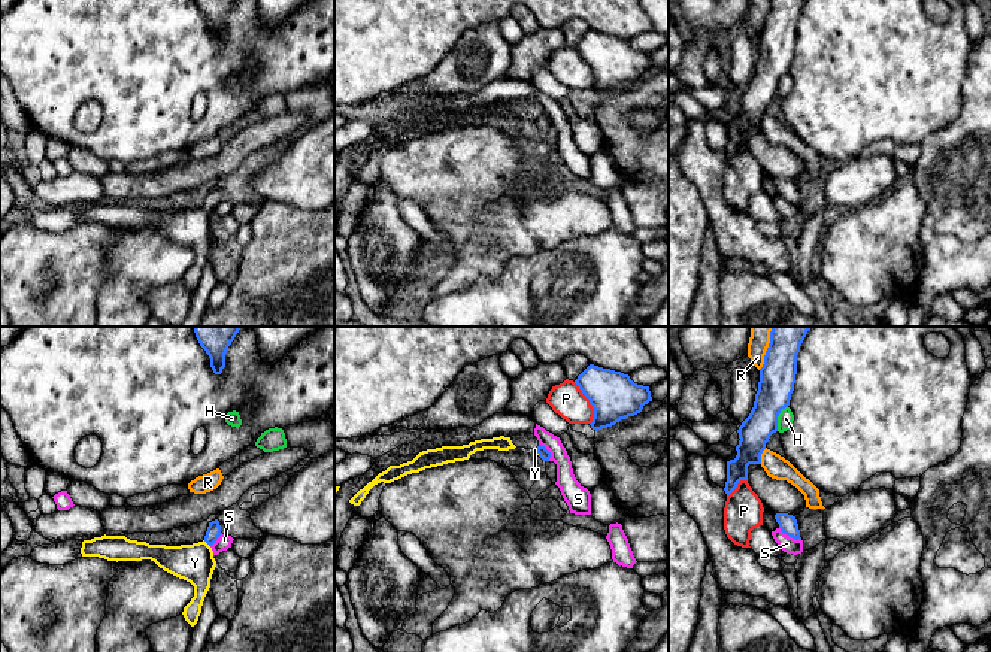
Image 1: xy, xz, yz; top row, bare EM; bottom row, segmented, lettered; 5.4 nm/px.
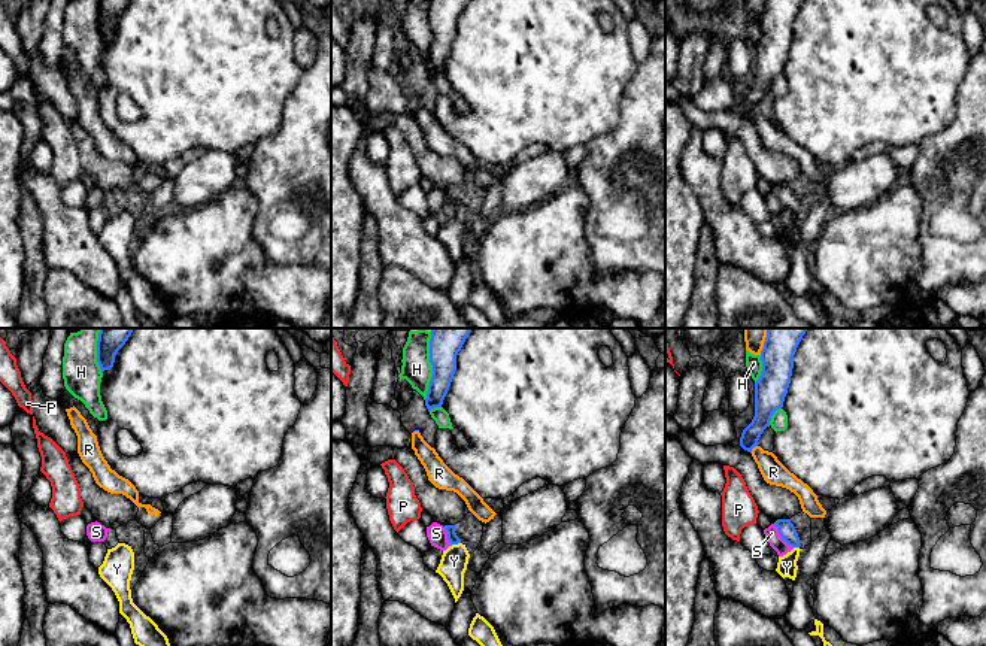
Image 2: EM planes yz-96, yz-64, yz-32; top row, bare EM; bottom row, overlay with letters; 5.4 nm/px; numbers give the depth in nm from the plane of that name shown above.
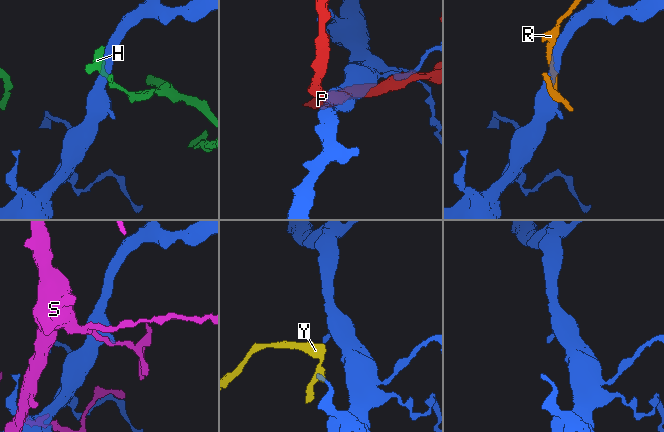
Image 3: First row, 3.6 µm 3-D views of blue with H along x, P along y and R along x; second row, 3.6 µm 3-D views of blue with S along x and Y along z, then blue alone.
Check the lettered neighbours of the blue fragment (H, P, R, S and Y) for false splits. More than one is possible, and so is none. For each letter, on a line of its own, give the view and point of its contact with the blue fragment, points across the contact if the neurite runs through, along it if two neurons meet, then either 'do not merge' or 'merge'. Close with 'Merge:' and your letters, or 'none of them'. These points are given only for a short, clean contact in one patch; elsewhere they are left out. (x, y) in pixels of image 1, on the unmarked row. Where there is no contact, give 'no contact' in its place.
H: yz (776, 84) | do not merge
P: xz (590, 69) | do not merge
R: yz (766, 18) | do not merge
S: yz (790, 202) | do not merge
Y: xy (206, 208) | across xy (214, 196), (206, 208), (194, 229) | merge
Merge: Y

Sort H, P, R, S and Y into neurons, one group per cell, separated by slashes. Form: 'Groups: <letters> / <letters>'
Groups: H / P / R / S / Y

